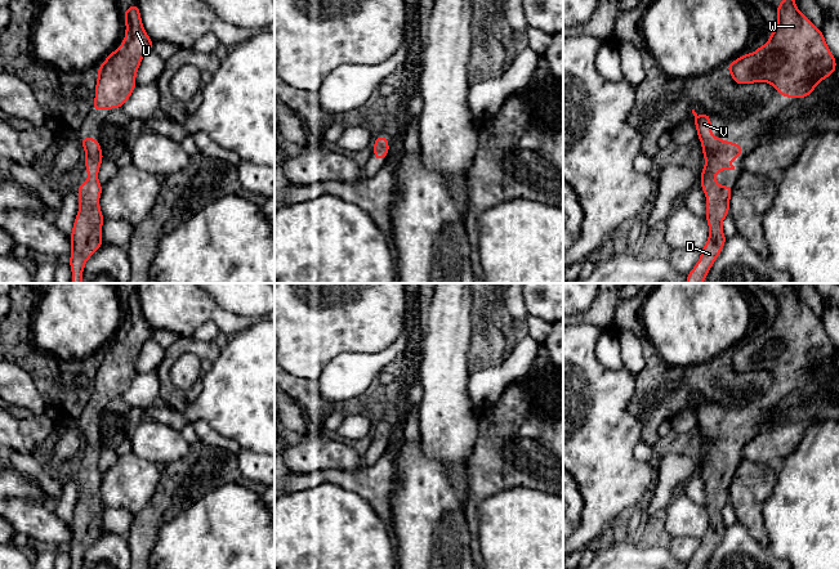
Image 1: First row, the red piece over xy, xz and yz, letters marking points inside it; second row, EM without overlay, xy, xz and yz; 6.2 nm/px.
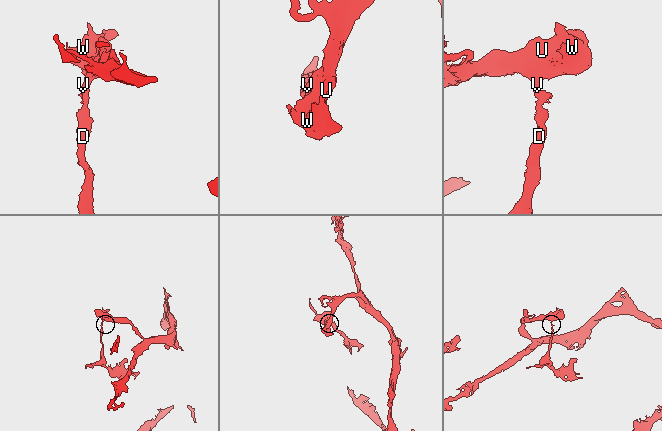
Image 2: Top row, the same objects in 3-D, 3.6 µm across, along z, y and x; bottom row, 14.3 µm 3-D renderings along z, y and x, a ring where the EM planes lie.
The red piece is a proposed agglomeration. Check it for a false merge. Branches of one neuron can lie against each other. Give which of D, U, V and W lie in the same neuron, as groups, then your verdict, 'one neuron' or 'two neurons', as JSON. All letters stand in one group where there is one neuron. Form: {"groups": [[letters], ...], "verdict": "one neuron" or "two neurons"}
{"groups": [["D", "U", "V", "W"]], "verdict": "one neuron"}

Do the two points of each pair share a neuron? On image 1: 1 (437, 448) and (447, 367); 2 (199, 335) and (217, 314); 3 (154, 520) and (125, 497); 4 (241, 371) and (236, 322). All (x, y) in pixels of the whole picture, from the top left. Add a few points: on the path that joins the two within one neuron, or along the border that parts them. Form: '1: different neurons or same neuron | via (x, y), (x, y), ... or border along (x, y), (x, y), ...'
1: same neuron | via (446, 428), (446, 388)
2: different neurons | border along (219, 330), (214, 323), (204, 322), (190, 335)
3: different neurons | border along (157, 484), (152, 497), (134, 515)
4: different neurons | border along (258, 319), (233, 334)

